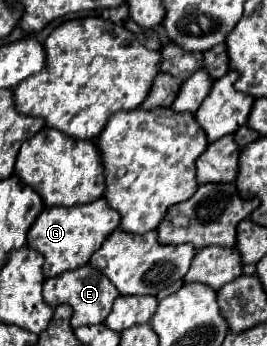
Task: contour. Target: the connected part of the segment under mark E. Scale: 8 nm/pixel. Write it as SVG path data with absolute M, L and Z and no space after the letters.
M87 264L87 266L81 266L77 270L63 272L55 278L47 278L45 286L43 286L43 296L45 296L45 302L53 308L57 304L69 304L73 308L71 324L73 324L73 328L79 328L83 324L89 324L89 326L91 324L101 324L107 318L107 314L111 312L113 300L119 296L119 292L109 282L109 278L105 274L101 274L101 270Z

